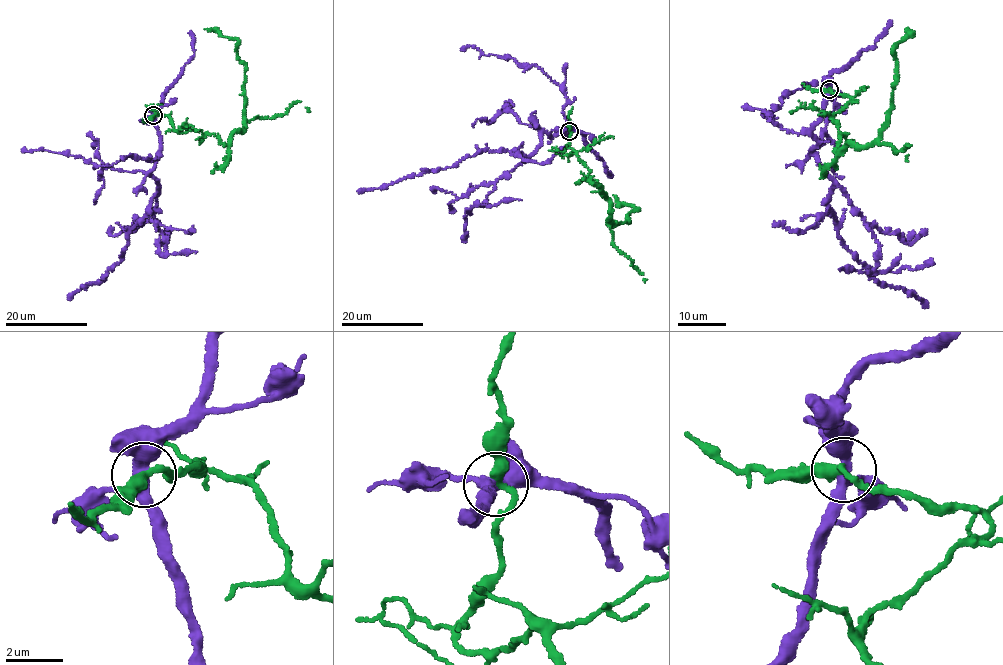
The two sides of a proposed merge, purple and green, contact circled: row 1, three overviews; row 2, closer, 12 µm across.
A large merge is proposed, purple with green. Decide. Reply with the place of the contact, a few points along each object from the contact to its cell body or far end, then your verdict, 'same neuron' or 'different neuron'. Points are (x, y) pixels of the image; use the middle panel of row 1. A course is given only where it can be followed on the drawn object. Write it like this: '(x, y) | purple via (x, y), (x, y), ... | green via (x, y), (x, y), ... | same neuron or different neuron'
(569, 131) | purple via (569, 131), (564, 136), (543, 135), (536, 150), (527, 157), (482, 151), (452, 166), (357, 192) | green via (569, 131), (564, 154), (576, 151), (597, 180), (609, 201), (608, 222), (629, 220), (638, 210), (613, 195) | same neuron

